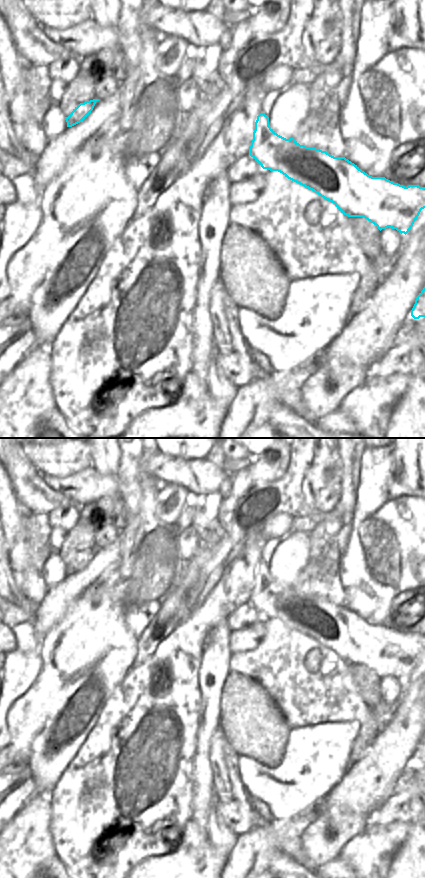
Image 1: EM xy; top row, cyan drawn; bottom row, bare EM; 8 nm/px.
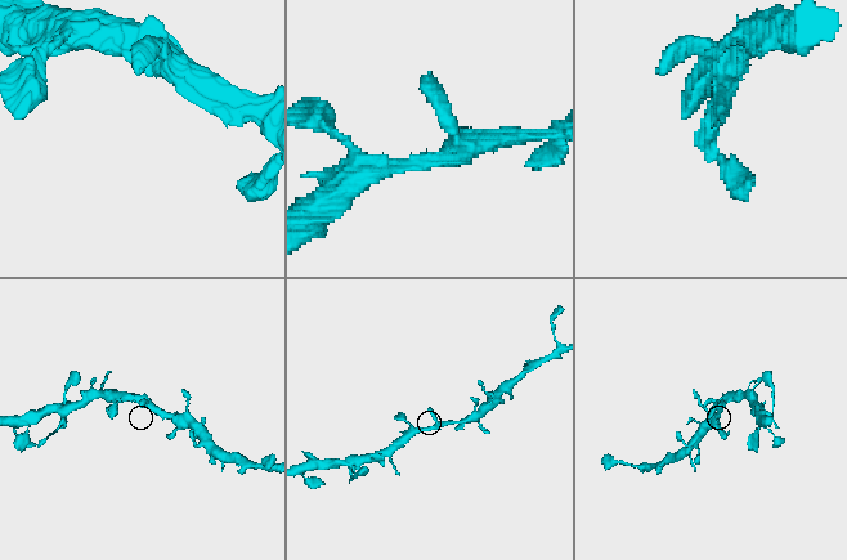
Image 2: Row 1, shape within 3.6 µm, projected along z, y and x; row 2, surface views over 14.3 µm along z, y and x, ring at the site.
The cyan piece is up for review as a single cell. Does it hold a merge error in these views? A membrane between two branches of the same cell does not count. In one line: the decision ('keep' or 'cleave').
keep

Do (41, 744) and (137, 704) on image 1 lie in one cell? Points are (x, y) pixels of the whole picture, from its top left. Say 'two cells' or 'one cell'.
two cells

